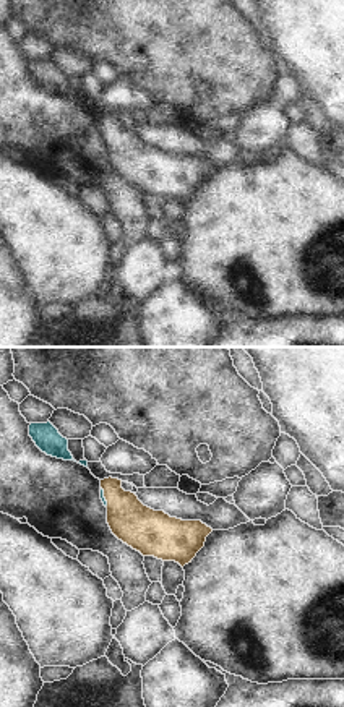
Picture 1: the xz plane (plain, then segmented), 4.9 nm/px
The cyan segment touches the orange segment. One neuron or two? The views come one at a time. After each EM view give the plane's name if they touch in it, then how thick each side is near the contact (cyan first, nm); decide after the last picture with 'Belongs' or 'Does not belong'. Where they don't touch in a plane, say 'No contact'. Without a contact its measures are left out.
Touches cyan in xz. Thickness 20 nm (cyan) against 220 nm.

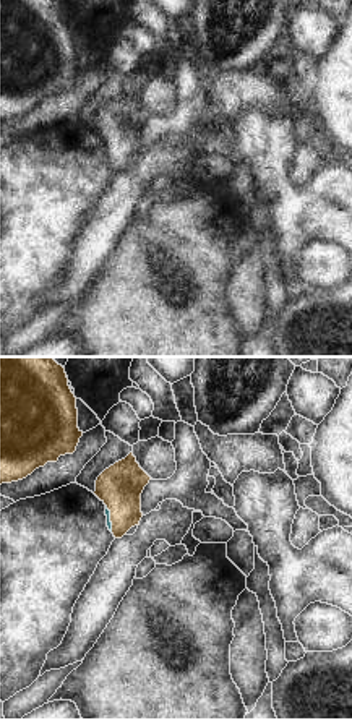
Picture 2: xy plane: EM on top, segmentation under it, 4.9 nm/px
Touches cyan in xy. Thickness 30 nm (cyan) against 220 nm.

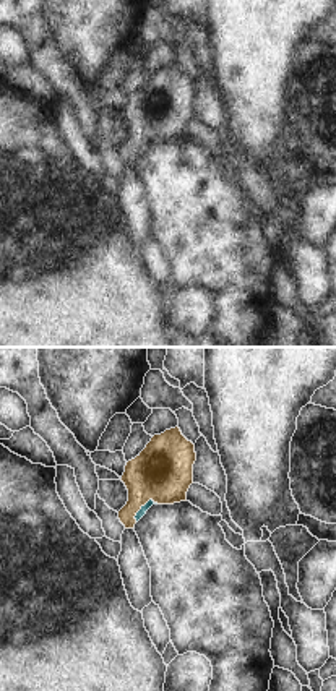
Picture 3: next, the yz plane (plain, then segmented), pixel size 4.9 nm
Touches cyan in yz. Thickness 40 nm (cyan) against 300 nm.

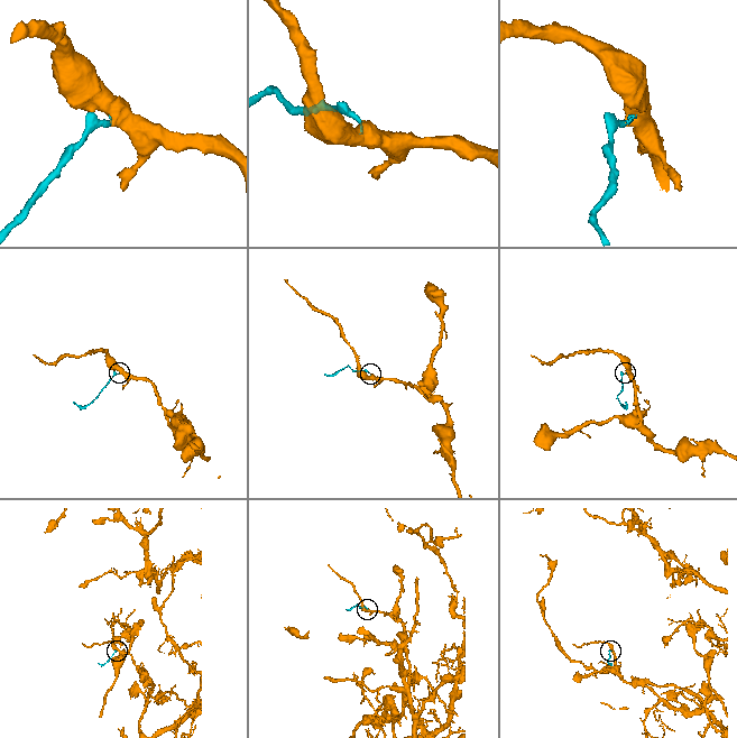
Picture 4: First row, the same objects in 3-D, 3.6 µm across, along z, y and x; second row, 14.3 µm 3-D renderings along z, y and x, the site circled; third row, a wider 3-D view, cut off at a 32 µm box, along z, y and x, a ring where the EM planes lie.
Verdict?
Belongs.

